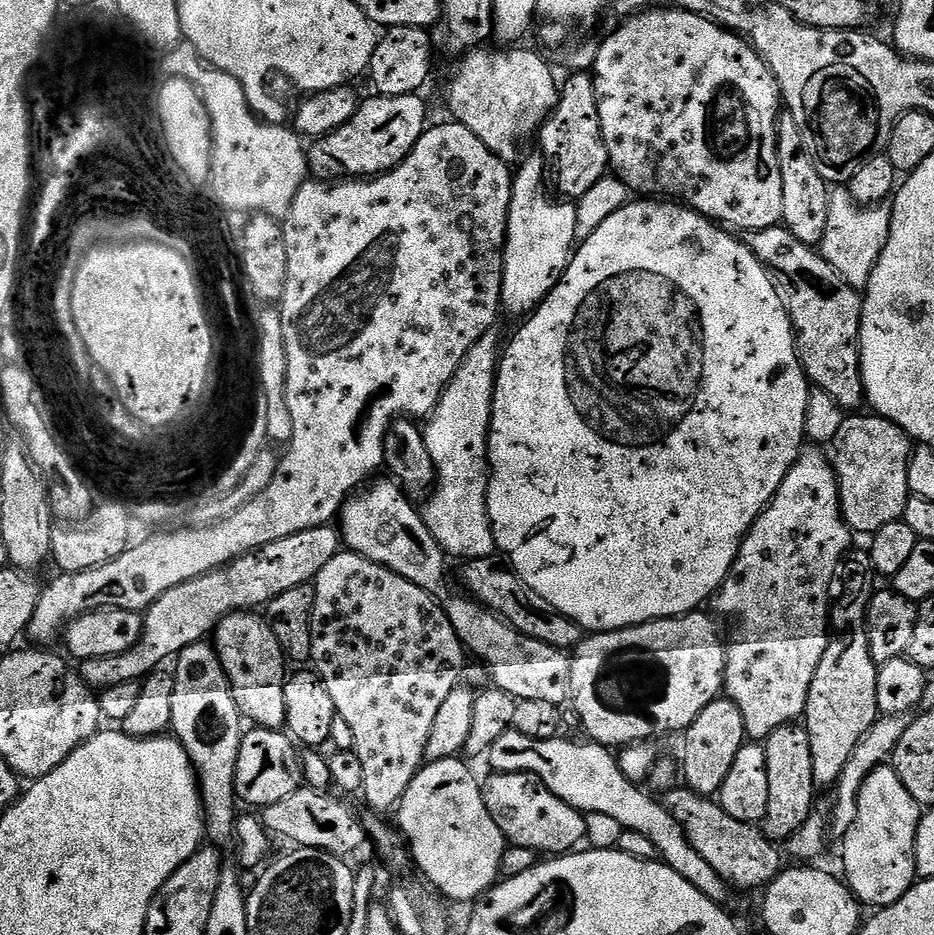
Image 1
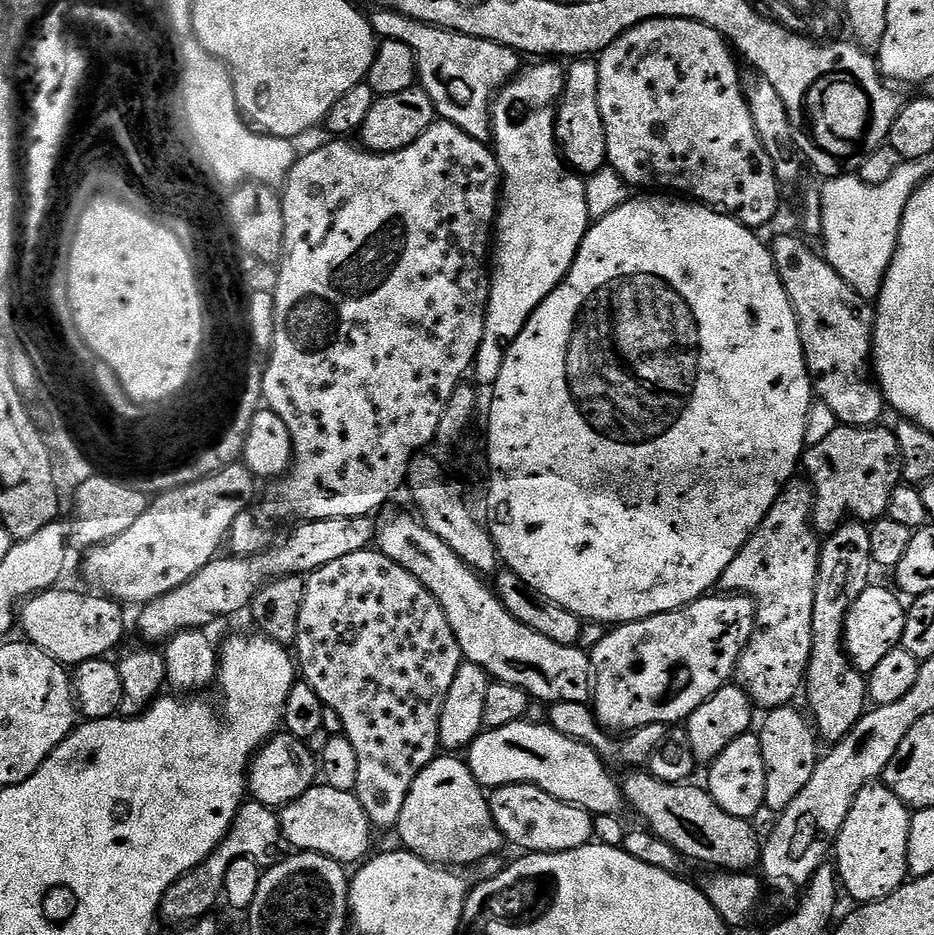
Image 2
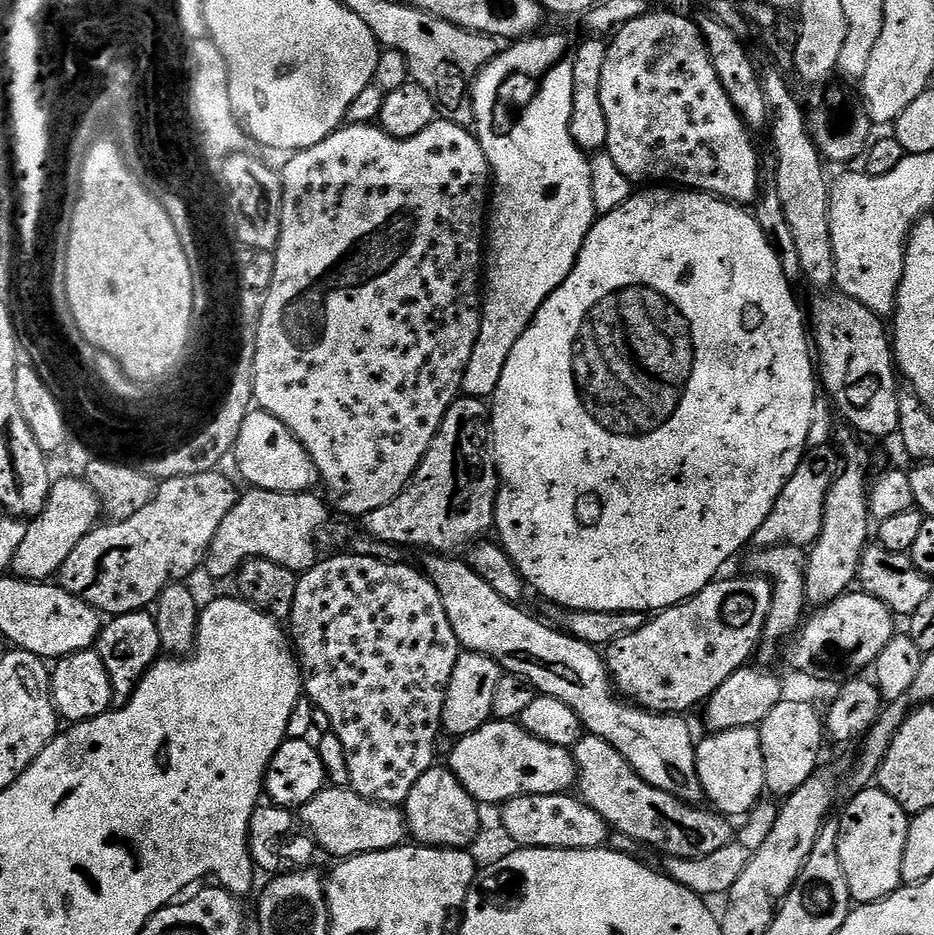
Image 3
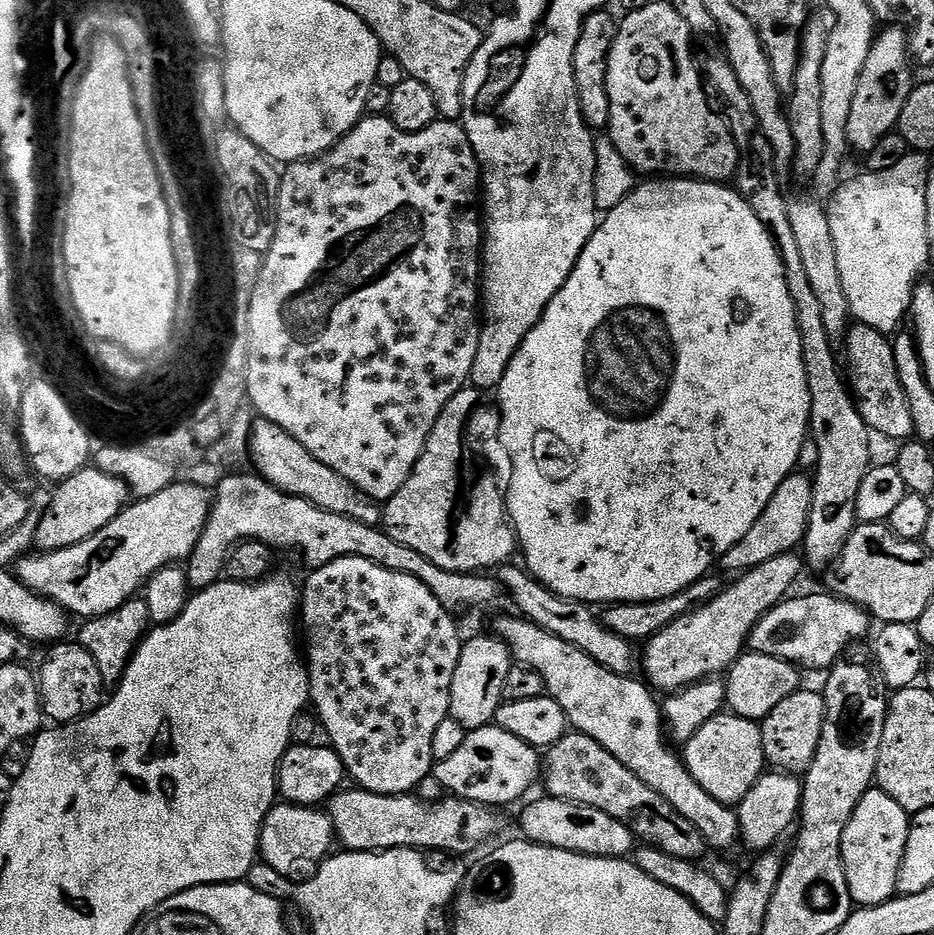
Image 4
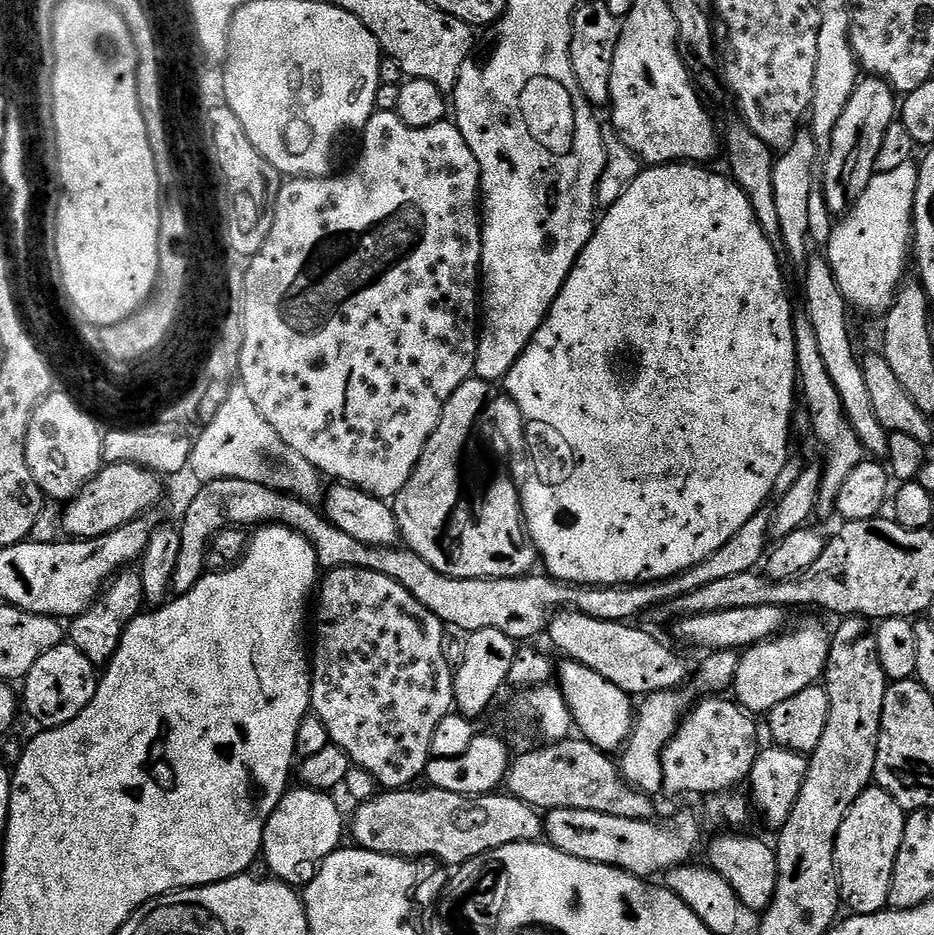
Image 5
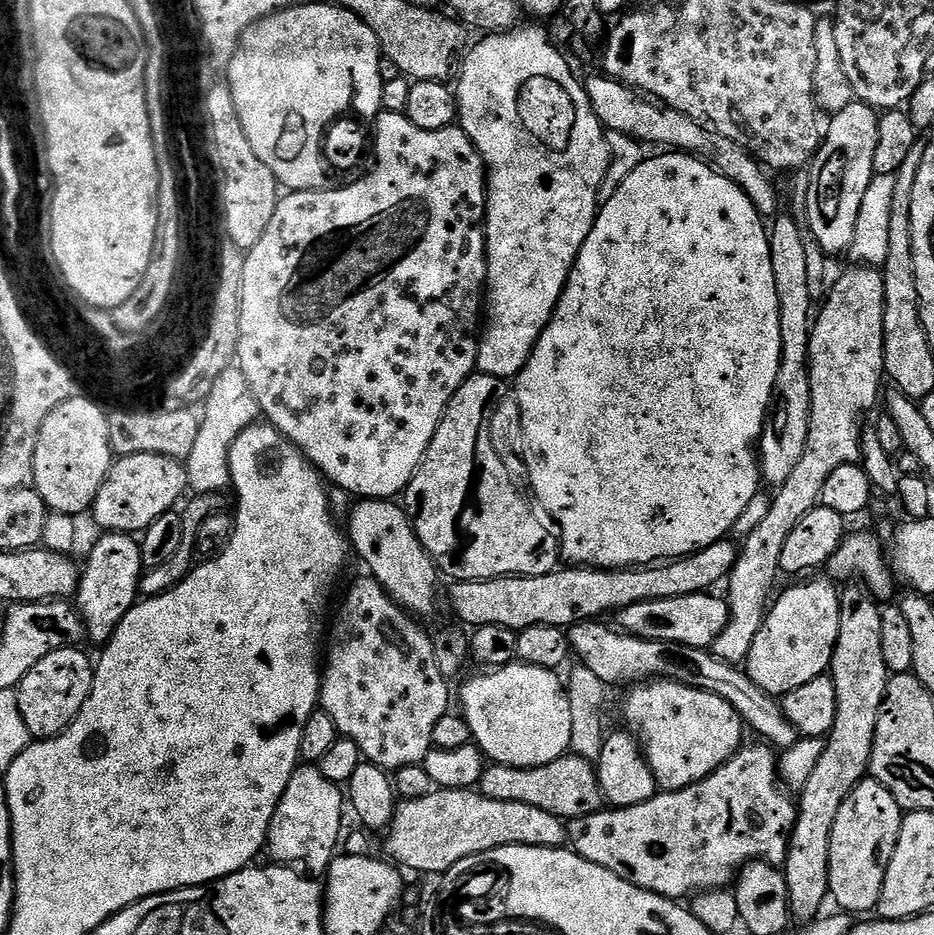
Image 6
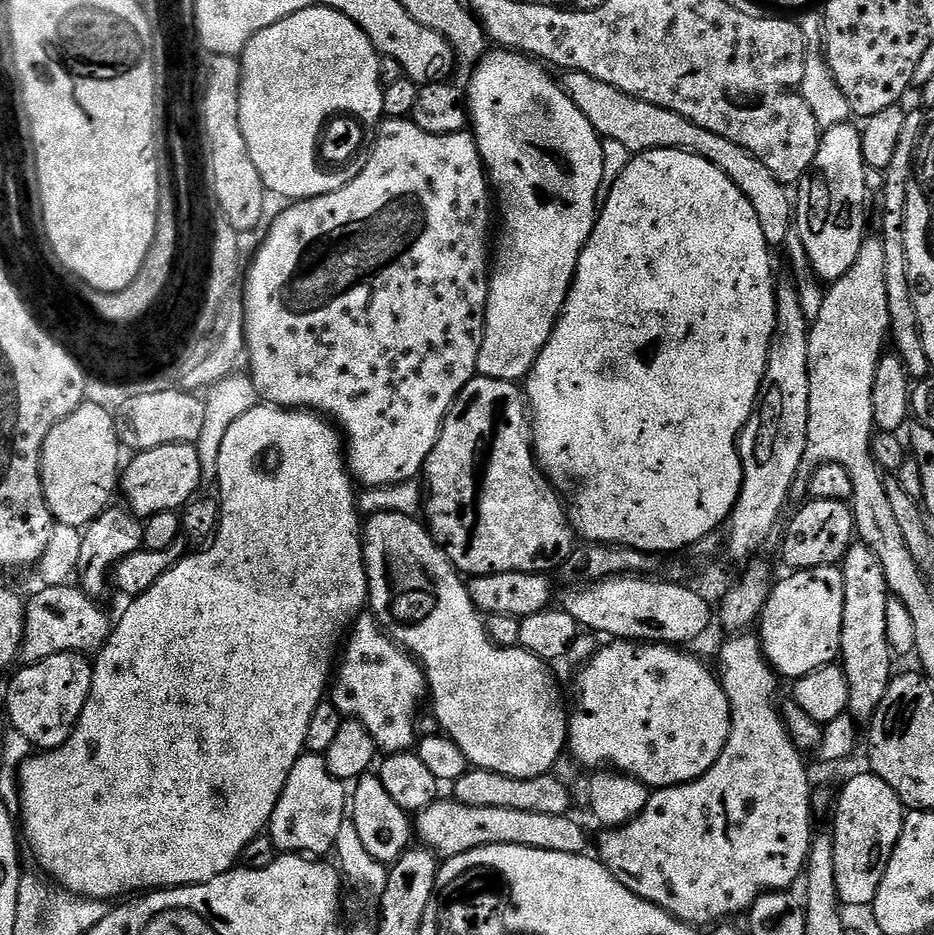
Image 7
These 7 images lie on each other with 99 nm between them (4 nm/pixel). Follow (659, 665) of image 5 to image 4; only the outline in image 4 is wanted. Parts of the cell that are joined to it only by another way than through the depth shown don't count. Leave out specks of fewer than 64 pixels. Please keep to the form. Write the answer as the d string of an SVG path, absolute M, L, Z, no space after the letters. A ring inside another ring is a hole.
M509 562L495 569L494 576L501 589L516 603L516 608L523 619L537 624L542 630L562 638L562 642L570 642L578 650L582 650L598 666L610 670L619 676L627 676L632 668L633 645L626 638L606 630L603 619L596 616L587 604L580 604L577 600L567 600L554 594L545 584L539 584L523 567L515 568L515 563Z

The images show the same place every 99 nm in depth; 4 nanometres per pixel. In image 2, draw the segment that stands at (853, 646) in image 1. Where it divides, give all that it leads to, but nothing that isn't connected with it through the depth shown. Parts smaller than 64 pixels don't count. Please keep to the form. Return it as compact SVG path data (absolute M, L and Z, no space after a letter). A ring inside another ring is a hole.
M845 522L820 545L820 569L814 590L814 642L808 659L806 696L808 692L807 711L821 741L846 738L870 704L865 673L852 665L844 646L844 623L850 606L873 583L868 529L864 522Z

